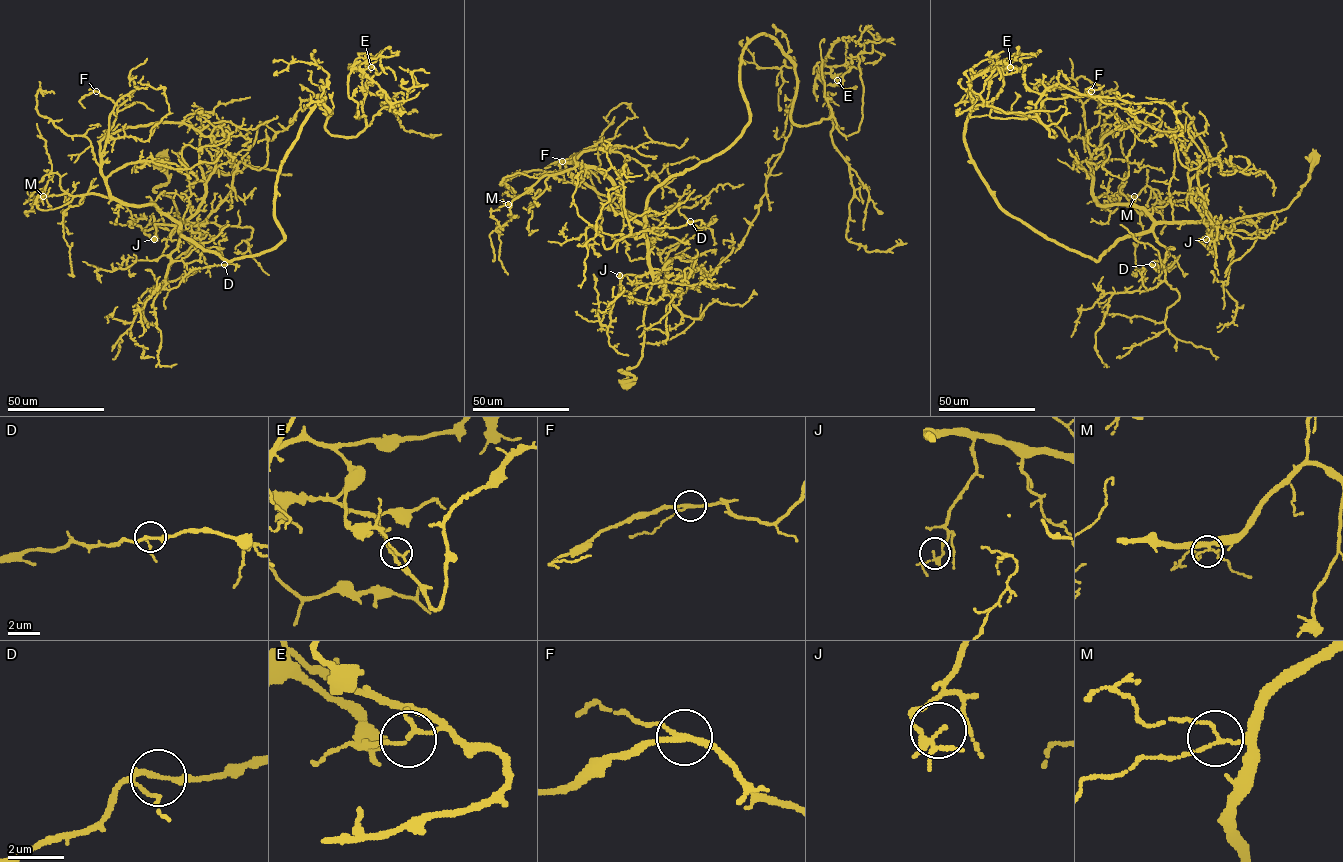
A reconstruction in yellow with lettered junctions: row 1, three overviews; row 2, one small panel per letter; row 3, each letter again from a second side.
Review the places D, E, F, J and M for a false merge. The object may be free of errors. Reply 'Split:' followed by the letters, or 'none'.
Split: E

